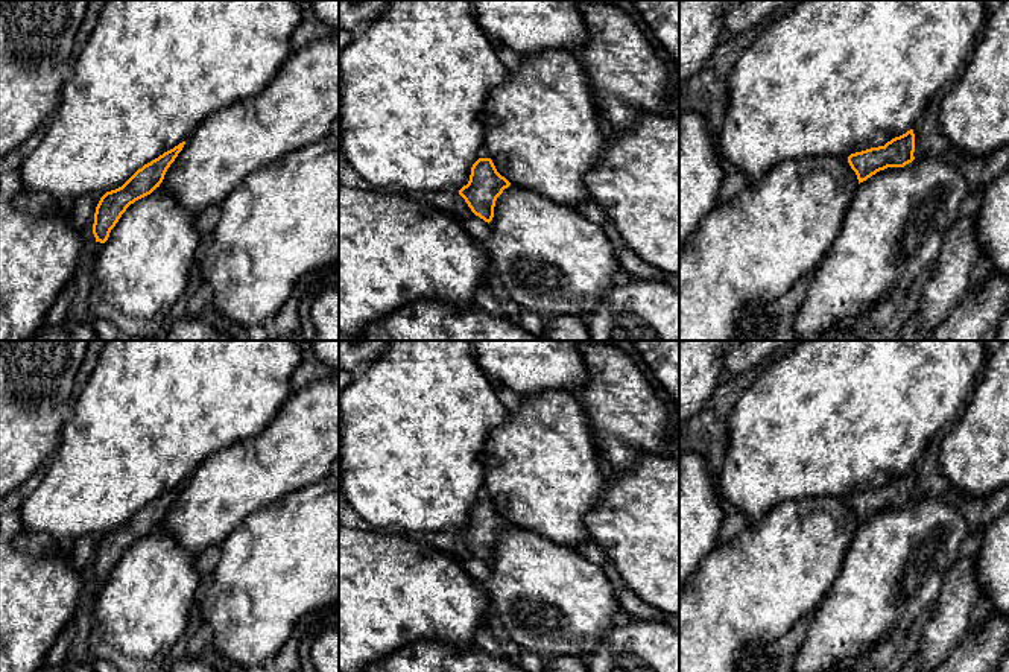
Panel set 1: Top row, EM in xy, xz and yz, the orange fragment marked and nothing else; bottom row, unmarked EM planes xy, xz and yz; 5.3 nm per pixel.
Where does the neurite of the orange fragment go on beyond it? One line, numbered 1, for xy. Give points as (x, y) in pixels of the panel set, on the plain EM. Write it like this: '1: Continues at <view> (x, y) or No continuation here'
1: No continuation here

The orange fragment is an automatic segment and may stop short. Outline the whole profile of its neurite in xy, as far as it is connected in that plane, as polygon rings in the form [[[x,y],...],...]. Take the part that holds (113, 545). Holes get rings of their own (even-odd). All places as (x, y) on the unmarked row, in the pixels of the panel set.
[[[185,482],[144,505],[122,528],[106,532],[100,538],[93,564],[96,582],[105,584],[126,549],[160,528],[167,509],[182,491],[184,485]]]

